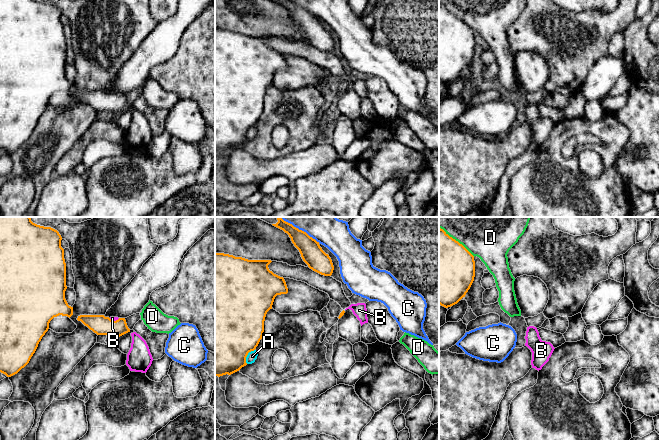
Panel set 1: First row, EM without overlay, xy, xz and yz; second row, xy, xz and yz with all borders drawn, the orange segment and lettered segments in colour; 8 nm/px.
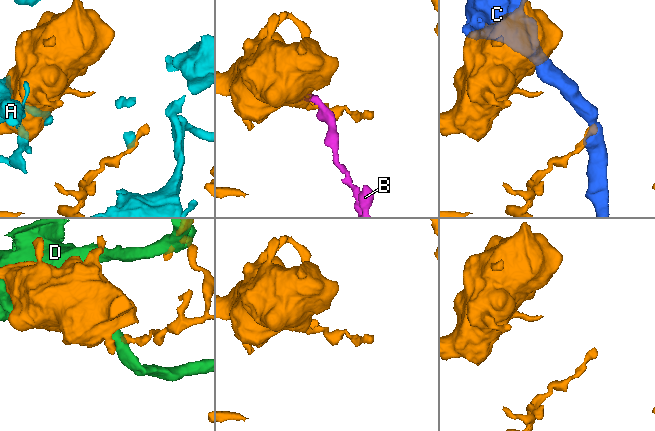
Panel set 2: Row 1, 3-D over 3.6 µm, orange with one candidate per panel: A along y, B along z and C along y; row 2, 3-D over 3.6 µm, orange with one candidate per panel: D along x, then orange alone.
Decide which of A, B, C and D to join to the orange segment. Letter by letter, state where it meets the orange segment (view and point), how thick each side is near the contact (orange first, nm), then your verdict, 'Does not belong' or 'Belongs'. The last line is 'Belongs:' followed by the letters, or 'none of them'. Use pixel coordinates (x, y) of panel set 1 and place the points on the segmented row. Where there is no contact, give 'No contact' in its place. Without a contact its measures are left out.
A: Touches orange at xz (247, 354). Thickness 500 nm (orange) against 80 nm. Does not belong
B: Touches orange at xy (114, 321). Thickness 160 nm (orange) against 30 nm. Belongs
C: Touches orange at xz (300, 230). Thickness 180 nm (orange) against 300 nm. Does not belong
D: Touches orange at yz (457, 241). Thickness 500 nm (orange) against 500 nm. Does not belong
Belongs: B

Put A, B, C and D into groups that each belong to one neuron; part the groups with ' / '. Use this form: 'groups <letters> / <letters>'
groups A / B / C / D

